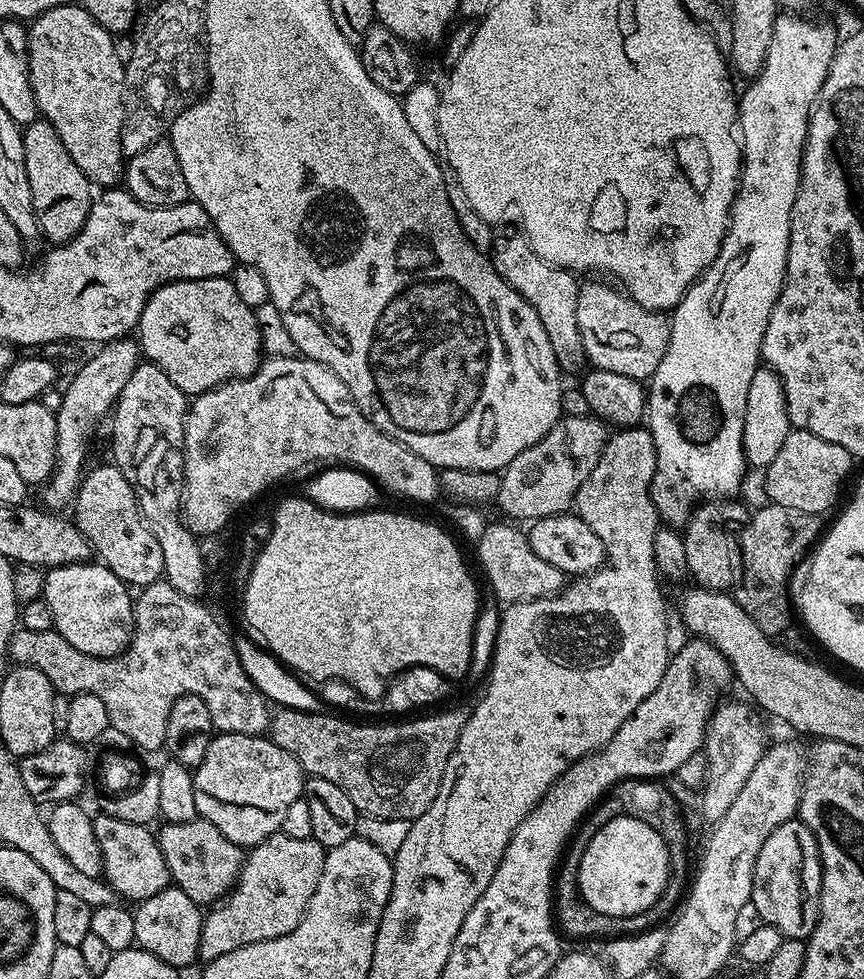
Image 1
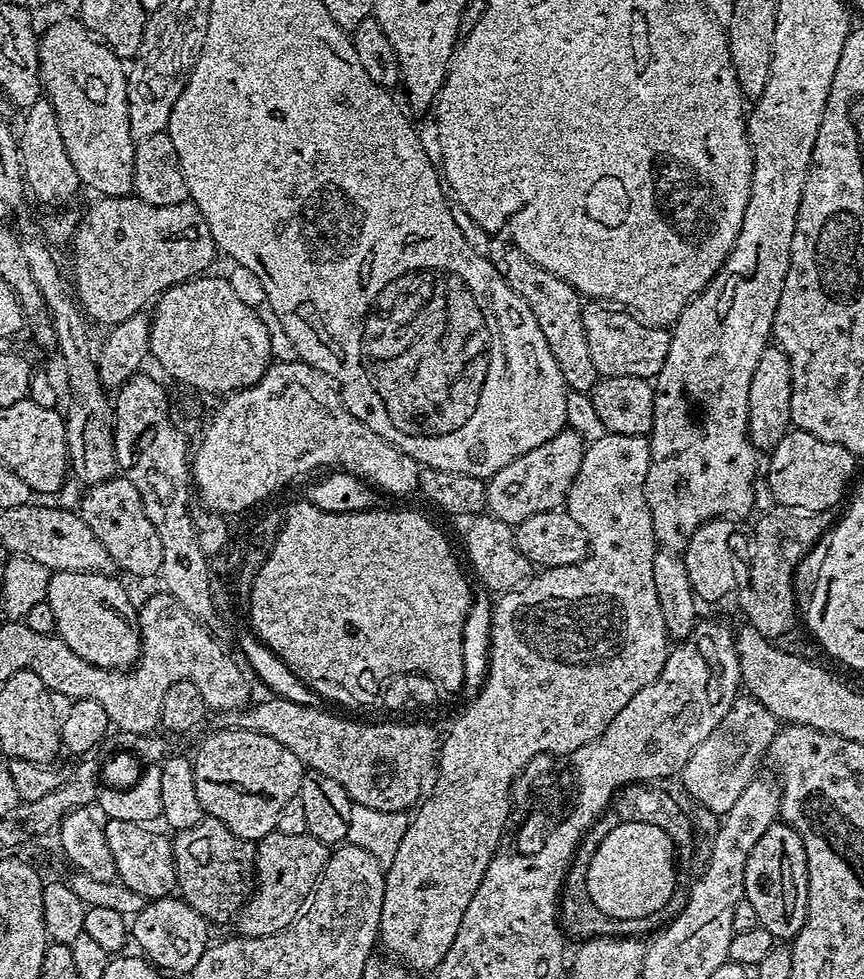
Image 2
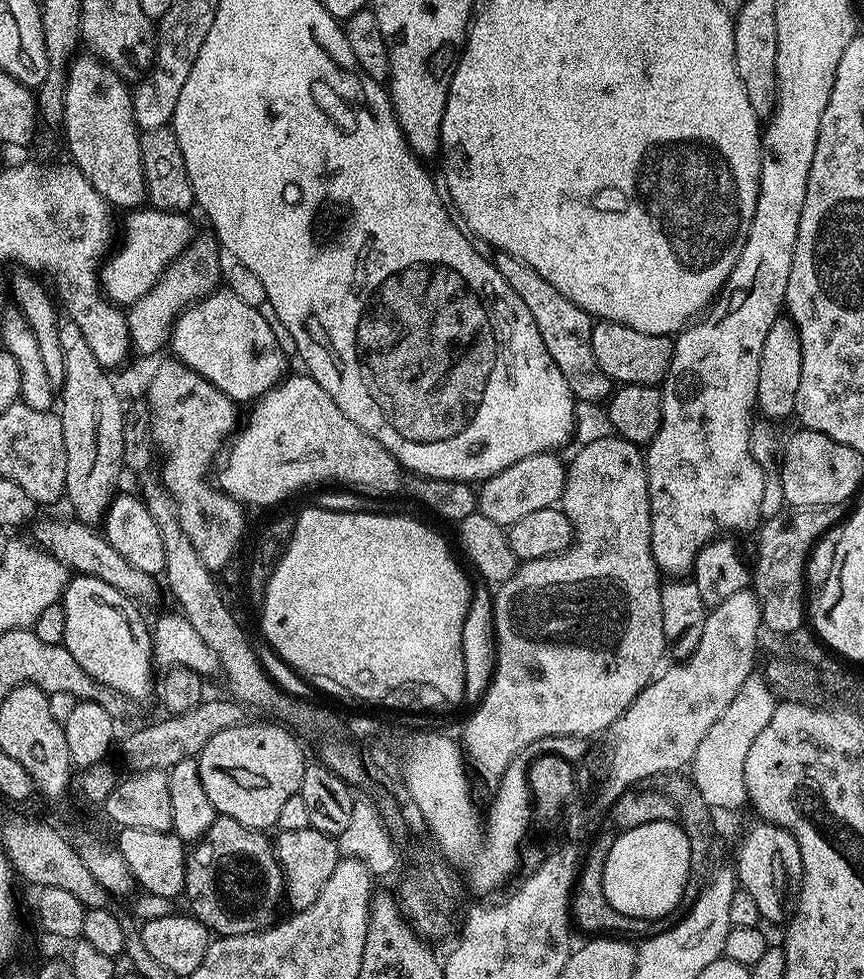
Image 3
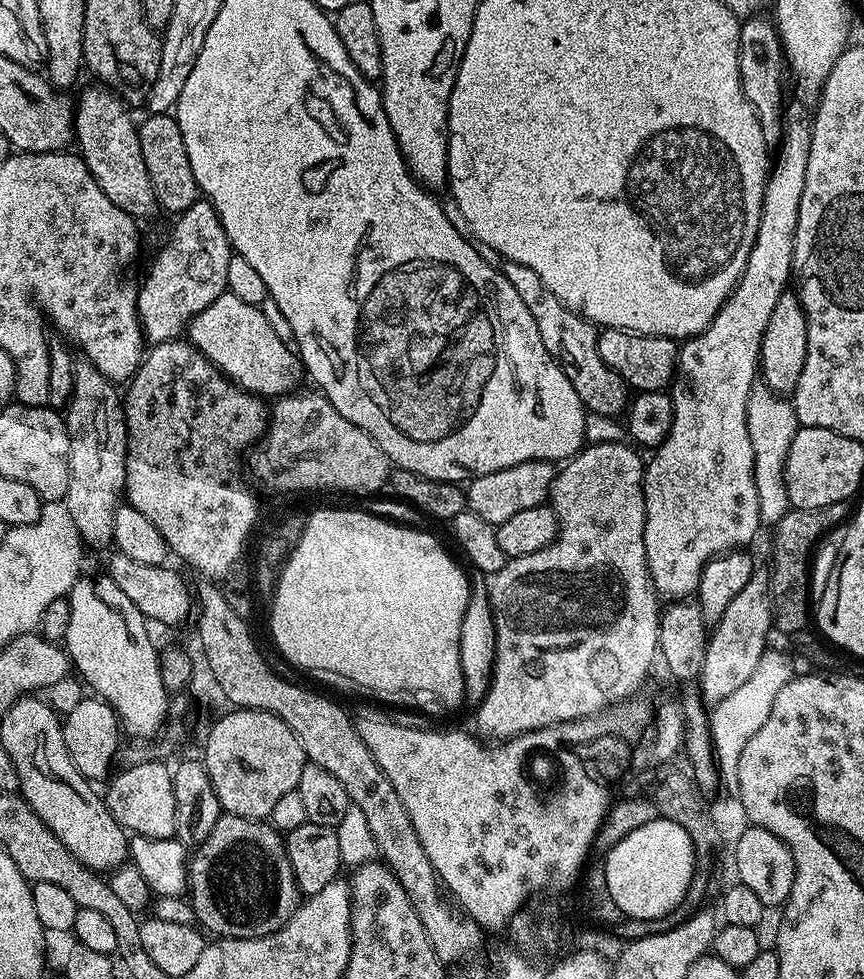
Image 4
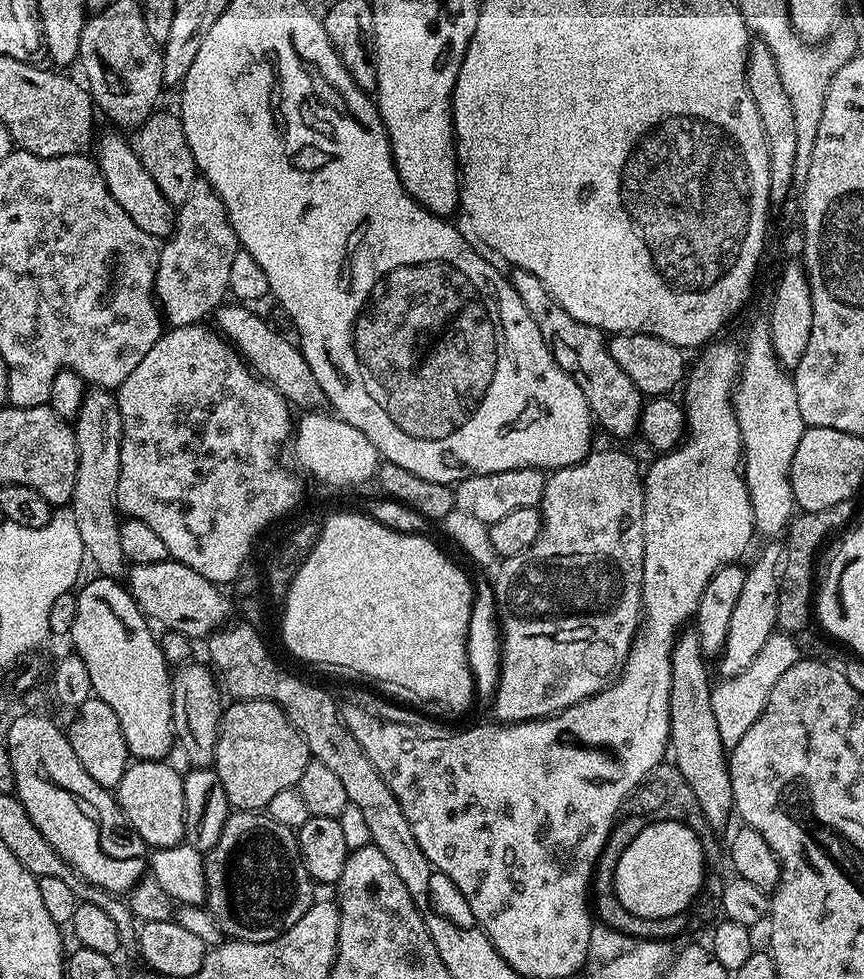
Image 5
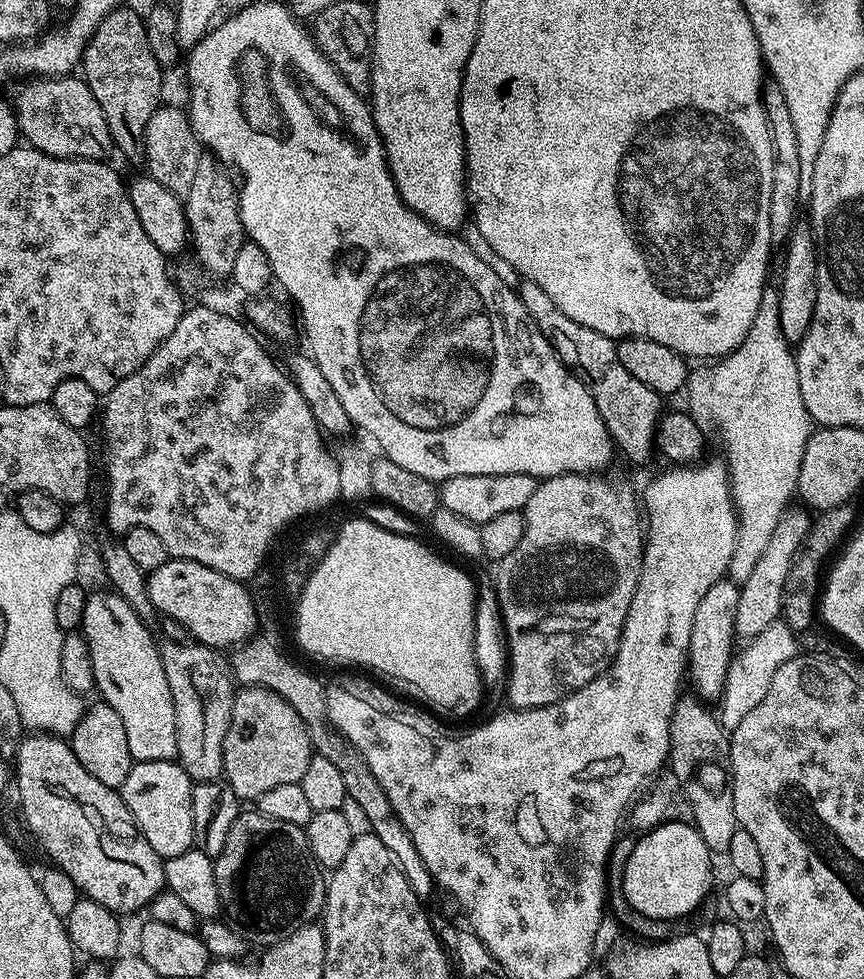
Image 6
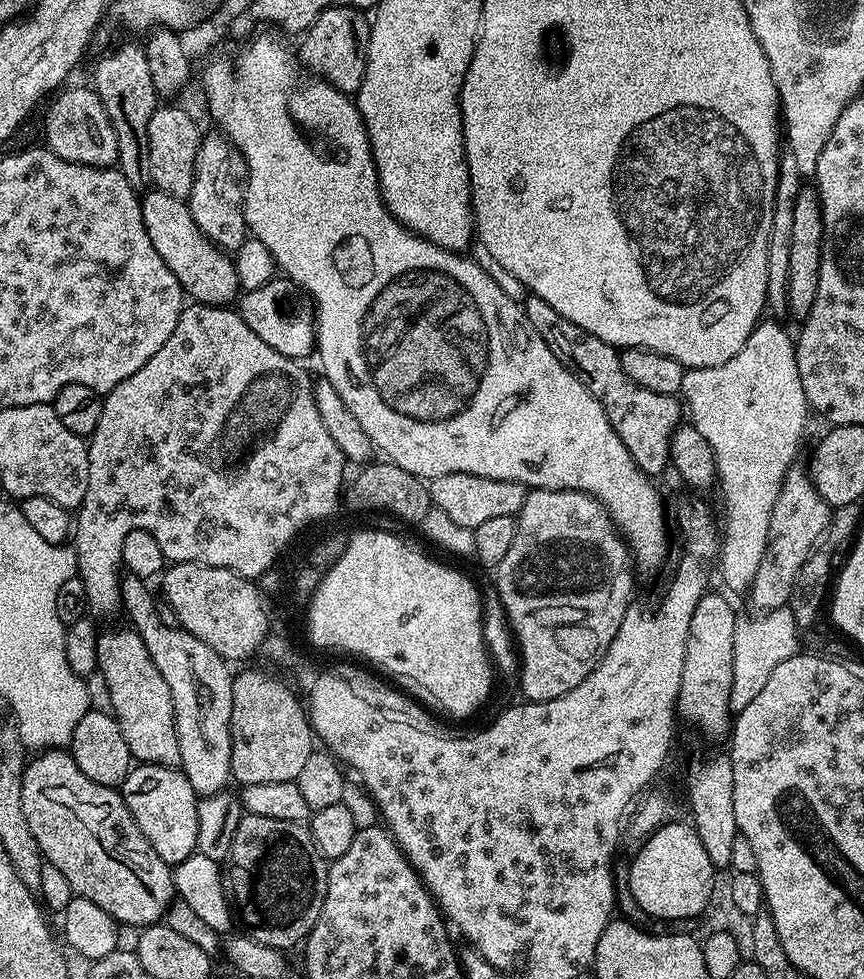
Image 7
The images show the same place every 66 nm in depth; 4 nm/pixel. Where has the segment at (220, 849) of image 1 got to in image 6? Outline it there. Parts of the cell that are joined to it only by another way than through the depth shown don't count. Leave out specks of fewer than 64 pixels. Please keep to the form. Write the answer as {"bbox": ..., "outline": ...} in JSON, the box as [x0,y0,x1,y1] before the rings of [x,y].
{"bbox":[212,810,326,946],"outline":[[[259,810],[241,811],[234,826],[230,826],[222,854],[214,858],[212,869],[226,922],[245,942],[253,940],[259,946],[277,944],[305,924],[313,923],[323,913],[326,876],[310,850],[307,831],[294,826],[294,822],[270,818]]]}

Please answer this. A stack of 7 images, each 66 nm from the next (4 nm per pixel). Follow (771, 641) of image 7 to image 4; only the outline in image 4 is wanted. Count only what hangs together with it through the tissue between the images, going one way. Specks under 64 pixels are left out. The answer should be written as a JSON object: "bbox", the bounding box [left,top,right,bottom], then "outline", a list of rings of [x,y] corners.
{"bbox":[708,650,793,790],"outline":[[[766,650],[762,658],[758,658],[758,666],[754,666],[754,674],[734,690],[725,700],[720,700],[710,712],[708,717],[708,729],[712,735],[712,755],[722,784],[729,790],[735,789],[738,782],[738,762],[742,759],[742,750],[746,750],[746,742],[758,734],[758,730],[770,718],[770,709],[774,707],[774,698],[778,698],[778,690],[786,686],[786,682],[792,679],[793,657],[787,651],[772,652]]]}

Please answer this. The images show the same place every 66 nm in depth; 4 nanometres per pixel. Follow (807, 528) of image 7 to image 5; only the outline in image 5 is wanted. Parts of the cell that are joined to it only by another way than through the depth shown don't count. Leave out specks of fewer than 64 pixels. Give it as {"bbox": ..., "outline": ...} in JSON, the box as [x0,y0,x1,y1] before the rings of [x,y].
{"bbox":[718,542,782,678],"outline":[[[772,542],[746,571],[746,582],[742,585],[742,594],[738,594],[738,606],[734,606],[734,614],[730,618],[730,634],[726,634],[724,651],[718,657],[720,676],[731,678],[742,674],[750,662],[758,656],[758,650],[777,631],[776,611],[778,610],[778,594],[782,575],[782,548],[779,543]]]}

